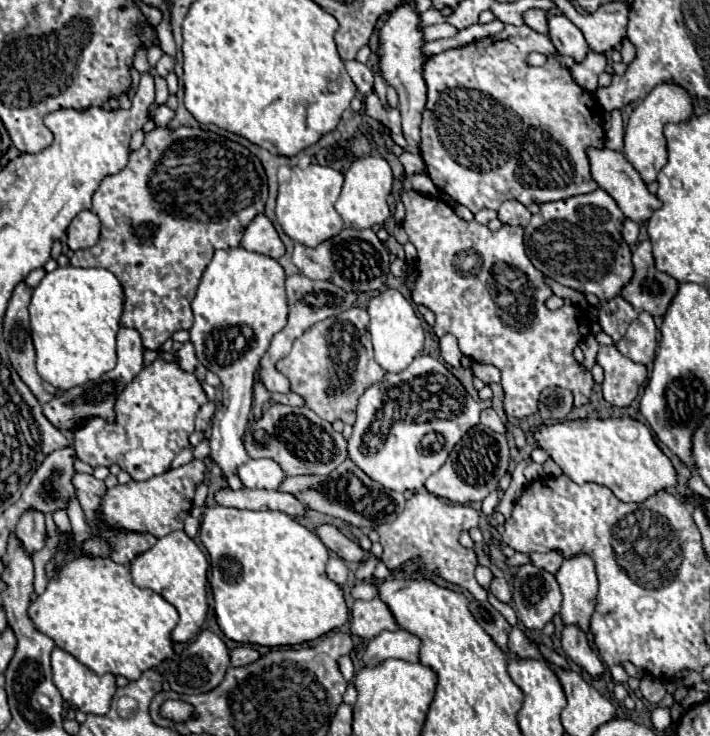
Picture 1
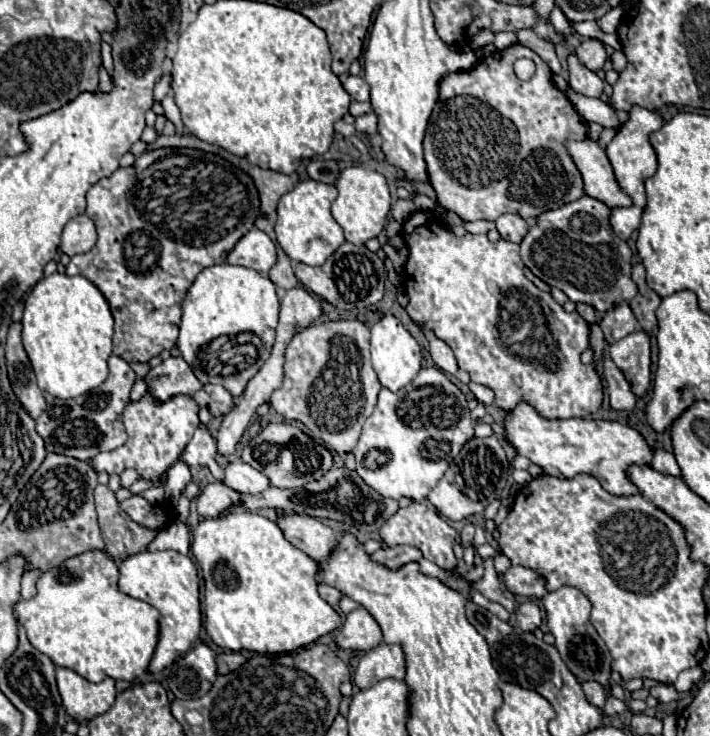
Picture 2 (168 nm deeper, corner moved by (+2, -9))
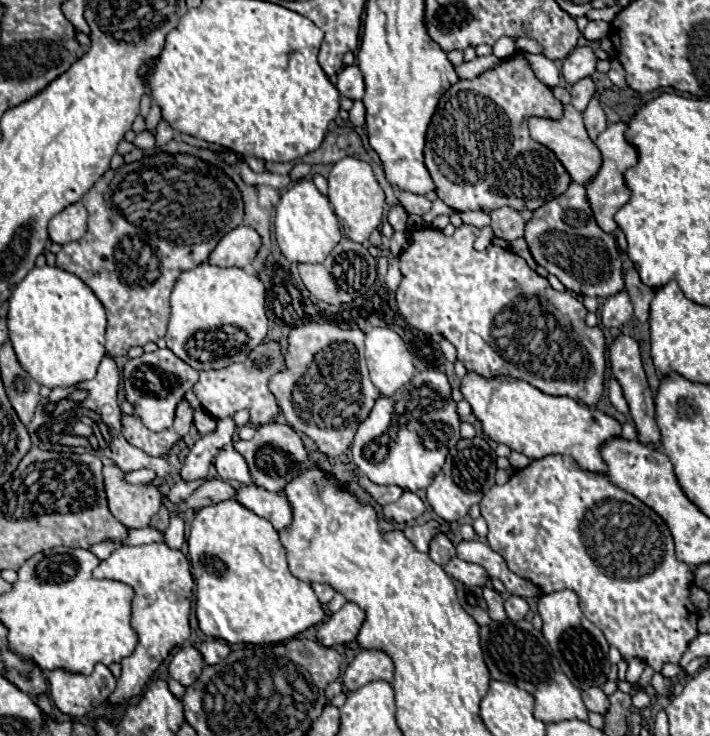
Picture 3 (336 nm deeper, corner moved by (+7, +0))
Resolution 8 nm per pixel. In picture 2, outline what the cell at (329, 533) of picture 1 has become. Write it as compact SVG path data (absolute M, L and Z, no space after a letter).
M285 515L277 519L277 525L283 529L287 541L291 541L297 549L313 557L315 561L323 563L331 557L337 547L337 535L333 529L319 519L309 515Z

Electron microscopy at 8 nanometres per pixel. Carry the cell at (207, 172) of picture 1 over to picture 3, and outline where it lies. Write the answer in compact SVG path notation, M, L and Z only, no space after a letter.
M156 154L140 162L124 164L116 172L108 170L82 198L88 210L88 230L84 238L64 244L56 254L56 266L76 274L104 304L108 316L106 352L112 358L126 356L132 346L144 346L146 342L164 338L168 326L168 296L178 276L206 262L218 240L242 224L244 204L236 184L224 172L208 166L200 170L200 166L204 164L192 156Z

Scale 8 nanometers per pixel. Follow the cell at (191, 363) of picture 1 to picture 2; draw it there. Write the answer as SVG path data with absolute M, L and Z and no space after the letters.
M183 357L165 359L161 365L153 367L145 375L145 379L149 393L153 393L153 397L159 401L167 401L169 397L179 393L193 395L197 389L203 387Z

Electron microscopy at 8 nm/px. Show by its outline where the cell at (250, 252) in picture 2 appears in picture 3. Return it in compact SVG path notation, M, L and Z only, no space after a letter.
M240 224L216 244L216 248L208 258L208 264L220 268L230 268L230 266L246 268L256 258L258 248L260 248L258 232L252 232L252 228Z

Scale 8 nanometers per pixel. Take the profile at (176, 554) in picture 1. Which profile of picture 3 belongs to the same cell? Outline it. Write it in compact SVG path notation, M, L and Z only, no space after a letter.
M164 542L146 546L120 546L94 568L92 576L124 582L134 590L132 628L138 634L138 646L130 656L126 656L120 662L122 674L118 678L116 690L108 698L108 704L118 706L138 696L146 686L146 682L150 680L150 676L170 654L170 650L188 640L190 636L188 614L194 580L186 556L180 550L168 548Z

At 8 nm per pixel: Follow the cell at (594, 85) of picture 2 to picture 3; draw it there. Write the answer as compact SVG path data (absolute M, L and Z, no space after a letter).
M584 78L584 80L580 80L580 82L576 82L574 86L572 86L572 90L570 90L570 94L572 94L572 106L578 110L578 112L584 112L586 110L586 106L588 106L588 102L590 102L590 98L594 96L594 82L592 82L592 78Z

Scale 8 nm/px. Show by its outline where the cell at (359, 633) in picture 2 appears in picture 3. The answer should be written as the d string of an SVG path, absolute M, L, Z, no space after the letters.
M346 602L336 614L332 614L326 622L320 624L316 638L322 646L336 646L336 644L350 644L356 640L360 624L364 622L364 612L352 604Z

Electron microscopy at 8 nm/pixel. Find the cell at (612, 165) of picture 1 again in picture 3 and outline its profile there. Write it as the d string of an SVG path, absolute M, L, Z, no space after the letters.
M566 104L564 106L564 116L560 120L530 116L528 118L528 128L530 128L532 140L536 140L538 144L542 144L548 150L552 150L576 184L582 184L582 186L588 184L588 180L592 180L592 176L600 170L600 164L602 164L600 150L588 138L586 128L582 124L582 114L576 112L576 108L572 108L572 104Z

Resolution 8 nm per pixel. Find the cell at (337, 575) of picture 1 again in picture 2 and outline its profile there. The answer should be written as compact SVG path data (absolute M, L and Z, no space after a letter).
M319 583L319 595L329 603L329 605L337 605L341 599L341 591L327 585L327 583Z

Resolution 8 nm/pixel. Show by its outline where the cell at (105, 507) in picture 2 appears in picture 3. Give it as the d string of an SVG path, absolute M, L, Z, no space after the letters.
M116 464L104 466L104 484L106 484L110 512L128 528L146 528L150 524L150 518L160 510L162 504L160 490L154 484L140 484L140 486L128 484L124 480L124 472Z

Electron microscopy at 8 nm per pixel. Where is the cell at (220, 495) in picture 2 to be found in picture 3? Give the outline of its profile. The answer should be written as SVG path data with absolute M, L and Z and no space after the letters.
M178 480L178 482L174 482L174 484L170 486L170 490L166 492L166 498L168 498L170 502L178 504L180 500L186 500L186 498L192 494L192 490L196 490L202 482L204 482L204 480L196 480L196 484L192 484L192 482L184 482L184 480Z

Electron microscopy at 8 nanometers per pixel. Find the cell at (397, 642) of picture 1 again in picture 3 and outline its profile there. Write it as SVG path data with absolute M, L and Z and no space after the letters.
M360 650L352 664L346 668L342 684L348 692L358 690L374 680L386 680L392 682L394 664L388 654L380 650Z

